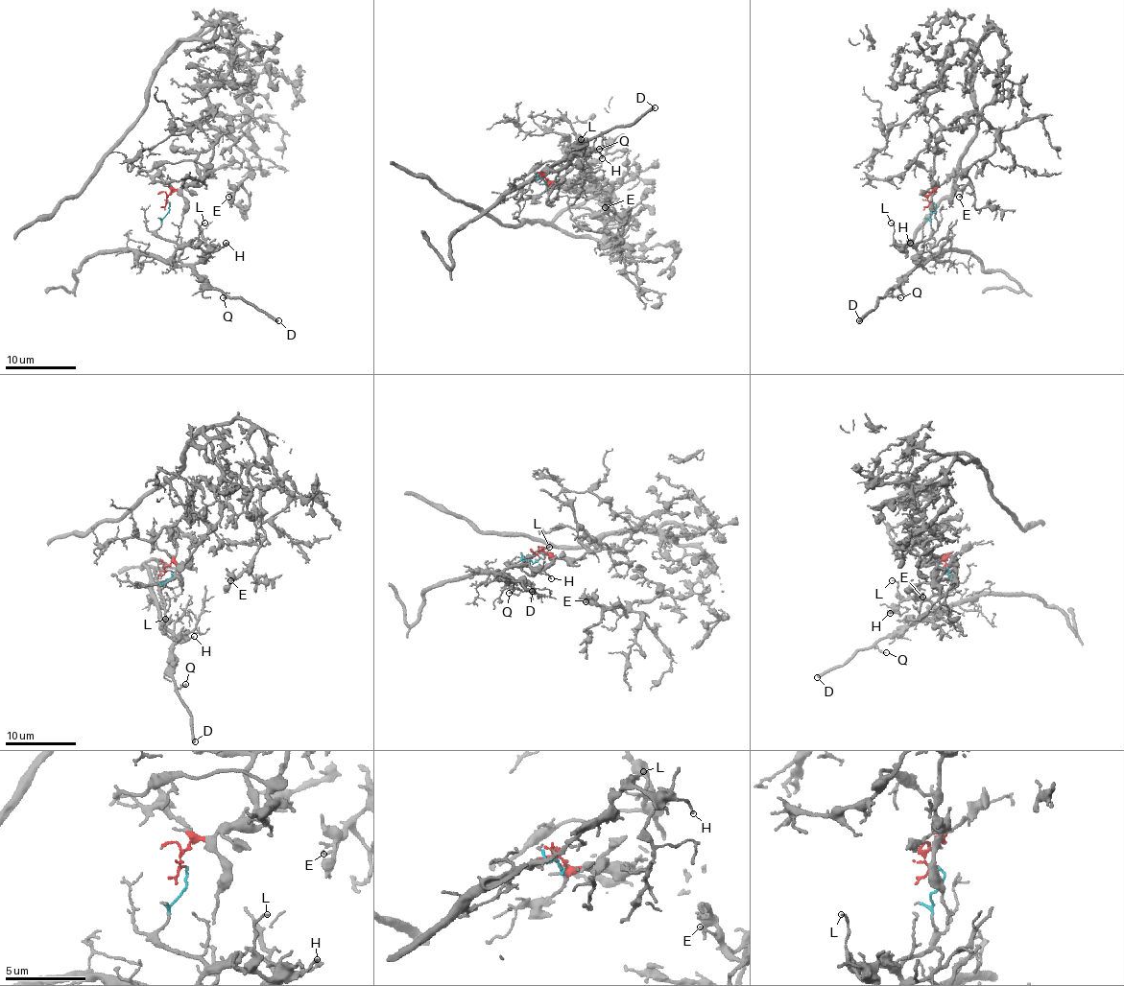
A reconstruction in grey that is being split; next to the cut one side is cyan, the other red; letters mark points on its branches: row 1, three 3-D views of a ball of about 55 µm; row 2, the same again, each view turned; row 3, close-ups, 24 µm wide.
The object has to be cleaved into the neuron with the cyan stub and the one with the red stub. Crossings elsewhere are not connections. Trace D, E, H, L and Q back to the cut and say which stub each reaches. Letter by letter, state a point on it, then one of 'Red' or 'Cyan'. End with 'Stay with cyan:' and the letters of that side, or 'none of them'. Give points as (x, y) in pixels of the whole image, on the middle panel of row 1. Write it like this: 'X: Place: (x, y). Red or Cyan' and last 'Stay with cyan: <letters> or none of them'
D: Place: (655, 107). Cyan
E: Place: (605, 207). Red
H: Place: (602, 158). Cyan
L: Place: (581, 139). Cyan
Q: Place: (599, 149). Cyan
Stay with cyan: D, H, L, Q

